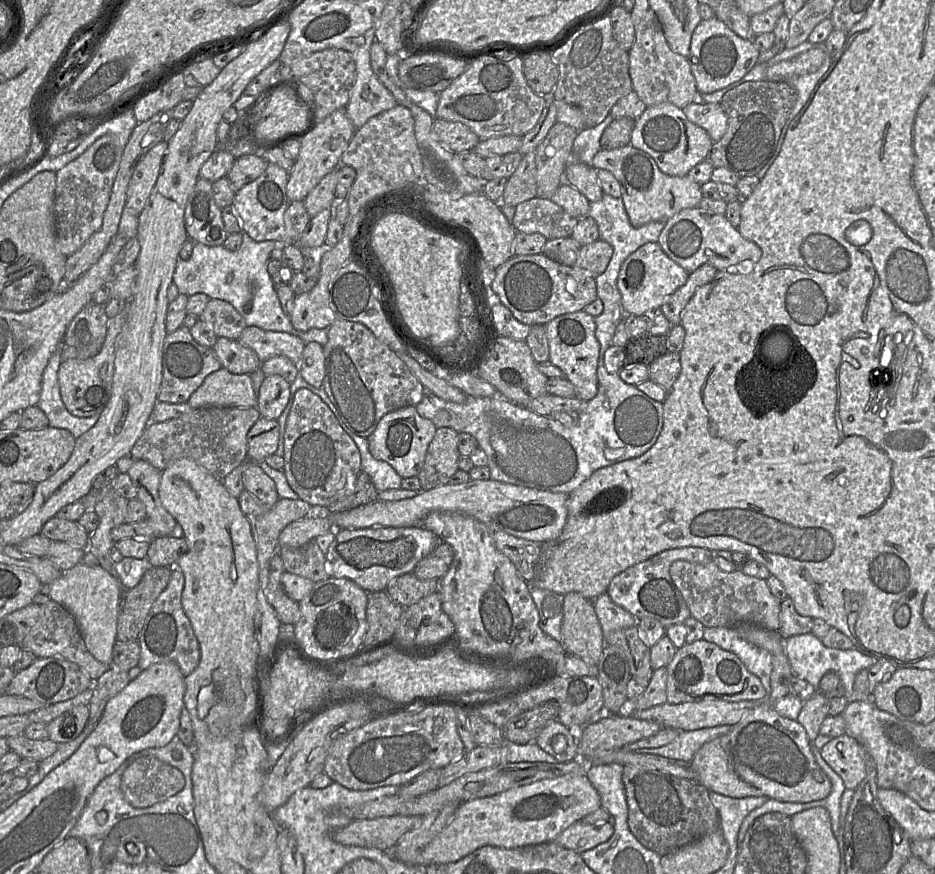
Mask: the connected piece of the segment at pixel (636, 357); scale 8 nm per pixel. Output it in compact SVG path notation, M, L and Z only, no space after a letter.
M649 332L630 338L625 348L624 365L645 364L649 366L653 361L666 354L667 334L653 335Z

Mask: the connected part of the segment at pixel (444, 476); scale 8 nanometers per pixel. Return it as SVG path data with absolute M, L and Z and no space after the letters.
M450 427L437 428L429 444L423 467L418 474L421 490L430 490L448 484L459 469L459 433Z

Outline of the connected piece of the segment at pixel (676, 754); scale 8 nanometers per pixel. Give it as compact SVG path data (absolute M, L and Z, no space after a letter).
M732 725L716 726L691 731L681 731L671 743L658 748L643 748L637 750L642 754L653 754L662 757L691 763L696 752L707 742L710 742L732 729Z

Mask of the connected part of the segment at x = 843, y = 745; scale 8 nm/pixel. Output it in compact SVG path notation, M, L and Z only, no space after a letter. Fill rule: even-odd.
M845 733L832 738L820 754L841 777L846 789L854 790L865 778L864 749L852 736Z

